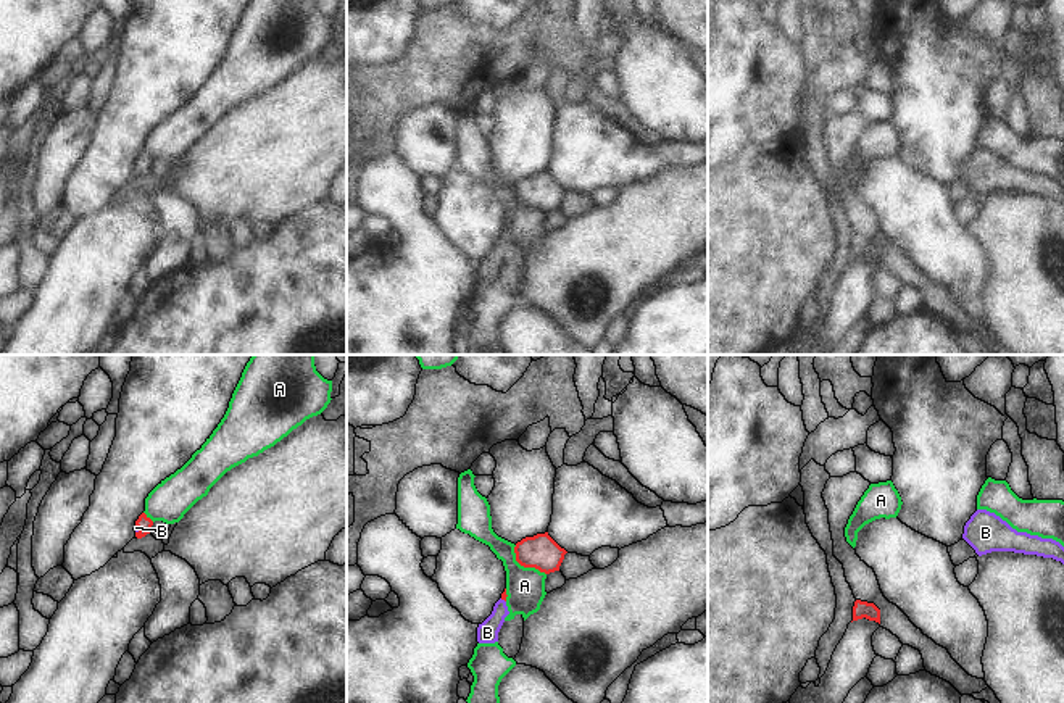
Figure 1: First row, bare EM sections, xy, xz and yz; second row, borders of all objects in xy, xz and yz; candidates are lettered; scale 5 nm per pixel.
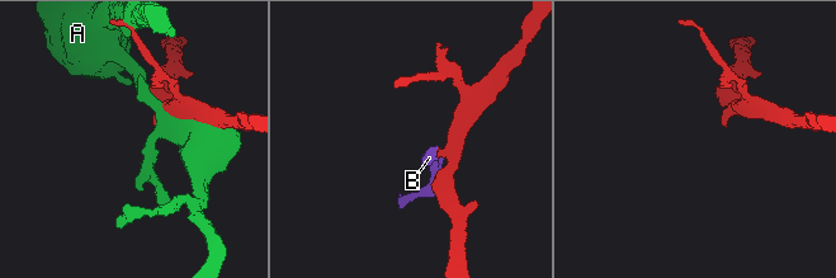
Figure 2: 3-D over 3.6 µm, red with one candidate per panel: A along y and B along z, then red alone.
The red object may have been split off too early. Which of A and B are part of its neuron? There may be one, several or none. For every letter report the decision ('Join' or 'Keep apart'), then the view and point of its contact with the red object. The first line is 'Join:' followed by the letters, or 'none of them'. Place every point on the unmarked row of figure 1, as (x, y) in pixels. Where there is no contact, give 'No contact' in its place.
Join: B
A: Keep apart. Touches red at xz (524, 205)
B: Join. Touches red at xy (139, 168).

